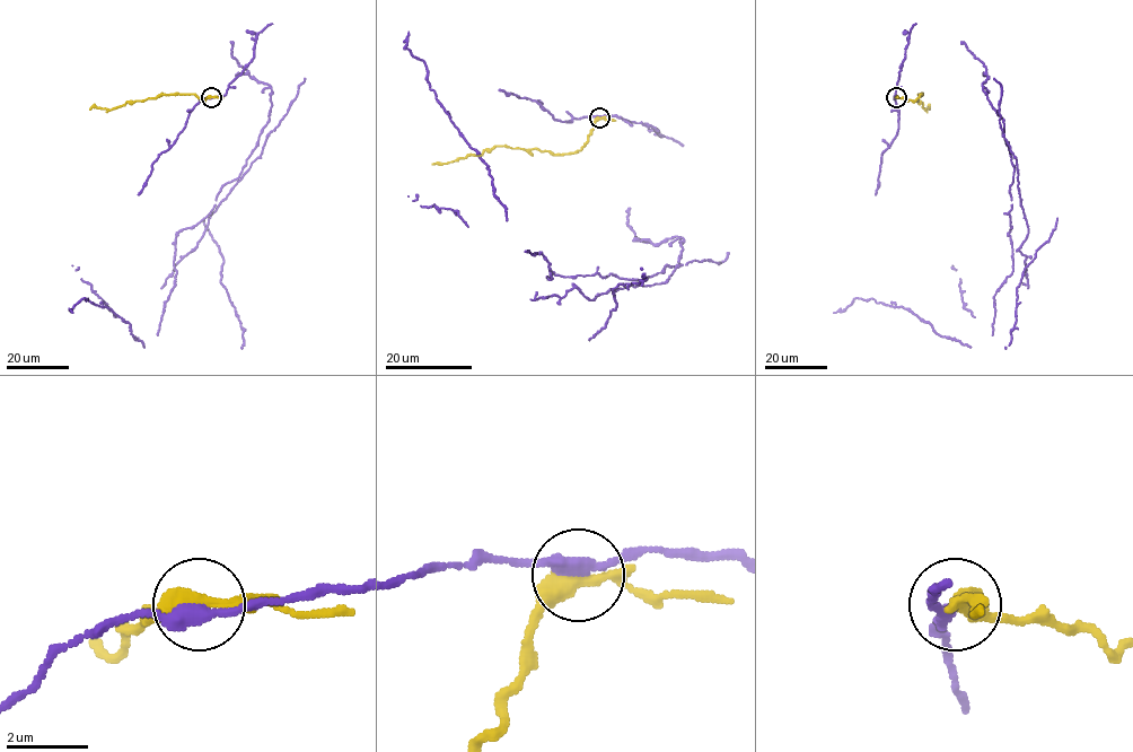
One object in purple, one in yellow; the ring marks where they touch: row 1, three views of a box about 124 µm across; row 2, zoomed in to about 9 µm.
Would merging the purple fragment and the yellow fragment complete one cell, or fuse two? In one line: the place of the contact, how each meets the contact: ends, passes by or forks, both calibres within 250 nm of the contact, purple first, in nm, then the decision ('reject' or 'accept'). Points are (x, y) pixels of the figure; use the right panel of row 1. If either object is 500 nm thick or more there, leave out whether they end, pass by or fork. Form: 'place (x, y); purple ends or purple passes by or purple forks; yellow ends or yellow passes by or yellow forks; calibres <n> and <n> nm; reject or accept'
place (896, 97); purple passes by; yellow forks; calibres 320 and 320 nm; reject

